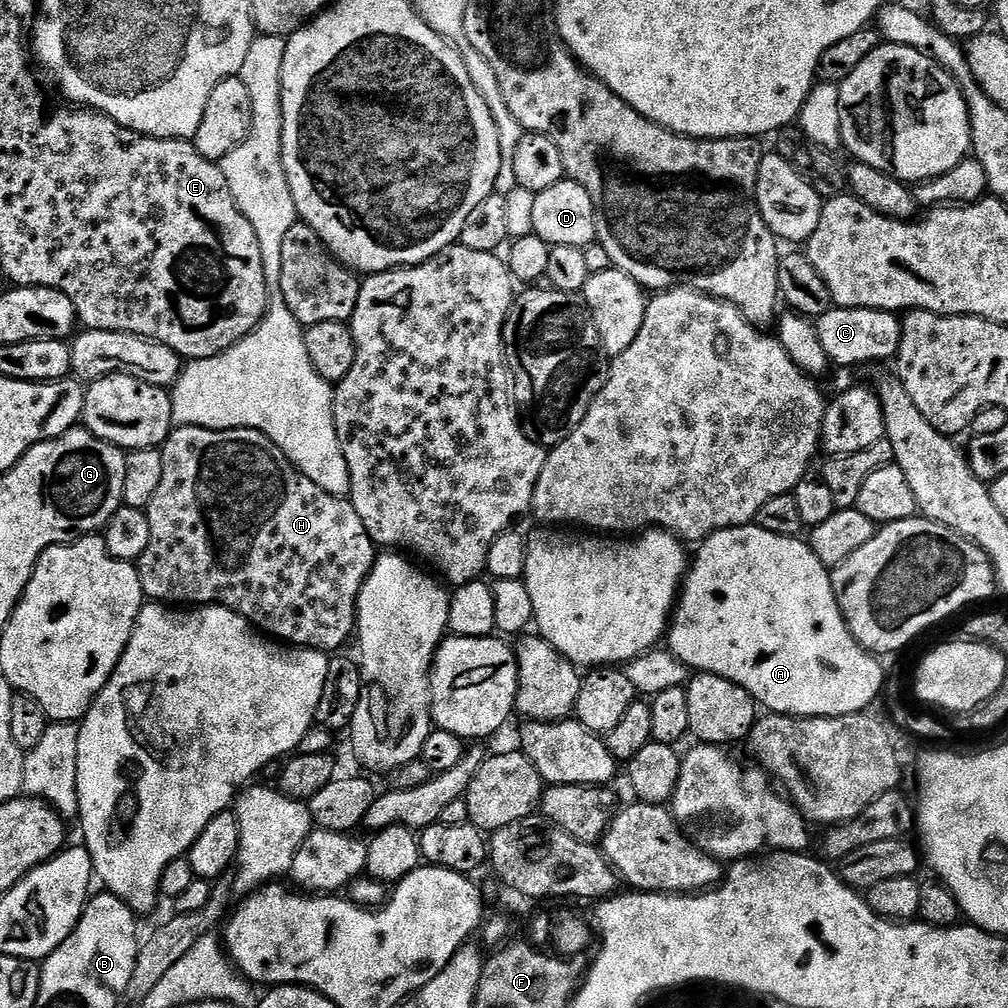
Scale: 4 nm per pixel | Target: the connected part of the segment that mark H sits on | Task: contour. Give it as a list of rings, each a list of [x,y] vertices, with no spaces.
[[[176,426],[169,431],[167,440],[162,445],[162,480],[146,505],[150,522],[150,542],[138,561],[140,585],[145,597],[152,602],[167,602],[172,606],[199,606],[201,604],[222,604],[245,616],[259,631],[285,644],[301,648],[318,648],[329,650],[335,644],[351,637],[356,622],[356,595],[364,585],[372,561],[378,552],[372,539],[368,537],[362,518],[358,518],[358,510],[354,510],[351,499],[335,496],[322,486],[310,482],[306,474],[302,474],[284,457],[282,450],[266,434],[253,428],[199,428],[199,426]]]

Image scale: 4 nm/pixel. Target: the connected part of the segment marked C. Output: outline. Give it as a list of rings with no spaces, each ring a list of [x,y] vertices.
[[[837,308],[823,312],[815,321],[816,333],[833,365],[848,368],[867,356],[876,360],[891,361],[900,349],[900,326],[902,320],[895,312],[881,312],[879,308]]]

